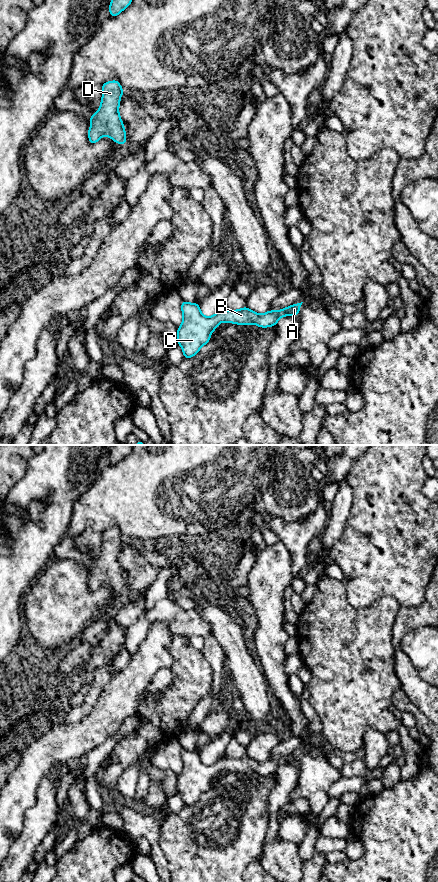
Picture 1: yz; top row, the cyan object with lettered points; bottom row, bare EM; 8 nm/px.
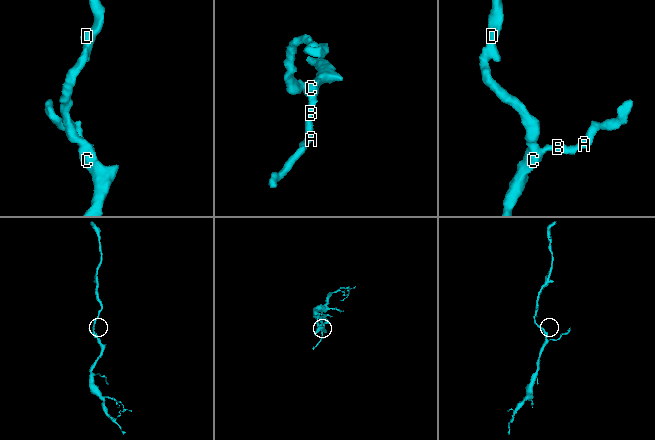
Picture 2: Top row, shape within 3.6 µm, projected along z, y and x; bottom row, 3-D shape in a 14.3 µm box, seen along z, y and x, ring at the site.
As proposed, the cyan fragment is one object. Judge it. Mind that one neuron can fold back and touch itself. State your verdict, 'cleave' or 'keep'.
keep

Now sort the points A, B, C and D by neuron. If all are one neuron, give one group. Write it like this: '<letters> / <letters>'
A B C D

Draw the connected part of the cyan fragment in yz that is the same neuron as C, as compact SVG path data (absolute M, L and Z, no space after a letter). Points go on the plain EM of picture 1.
M181 750L183 768L177 777L177 792L182 795L184 807L195 804L200 796L209 791L212 780L221 770L239 773L255 772L258 775L272 775L277 773L283 764L297 764L303 750L288 754L278 759L268 758L265 762L258 762L247 755L239 758L220 757L211 765L204 764L200 755L195 751Z

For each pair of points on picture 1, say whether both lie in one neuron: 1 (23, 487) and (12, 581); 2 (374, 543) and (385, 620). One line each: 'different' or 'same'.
1: same
2: different

